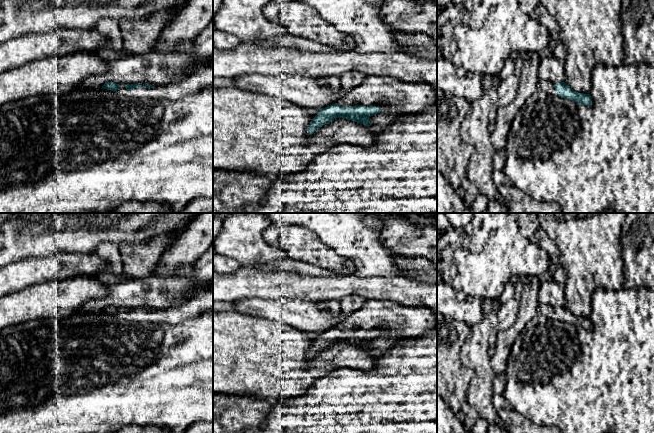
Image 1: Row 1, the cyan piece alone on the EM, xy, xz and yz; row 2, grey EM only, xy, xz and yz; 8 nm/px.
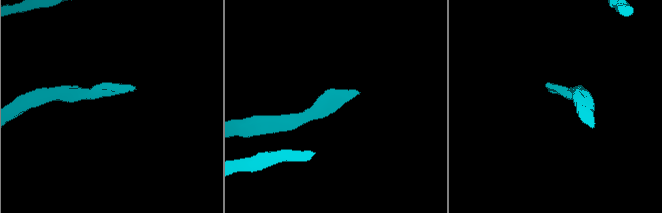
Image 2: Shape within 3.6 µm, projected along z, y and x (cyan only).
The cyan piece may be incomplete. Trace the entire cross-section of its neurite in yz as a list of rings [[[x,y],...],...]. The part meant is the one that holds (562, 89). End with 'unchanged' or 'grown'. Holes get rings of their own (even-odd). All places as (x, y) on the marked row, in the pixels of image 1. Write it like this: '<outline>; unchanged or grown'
[[[539,80],[538,88],[550,95],[558,95],[561,98],[569,99],[585,106],[592,105],[592,98],[590,94],[575,92],[565,82],[554,84],[549,81]]]; grown

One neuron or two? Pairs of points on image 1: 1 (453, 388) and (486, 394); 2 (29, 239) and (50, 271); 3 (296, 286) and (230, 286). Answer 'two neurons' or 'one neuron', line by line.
1: two neurons
2: two neurons
3: one neuron

